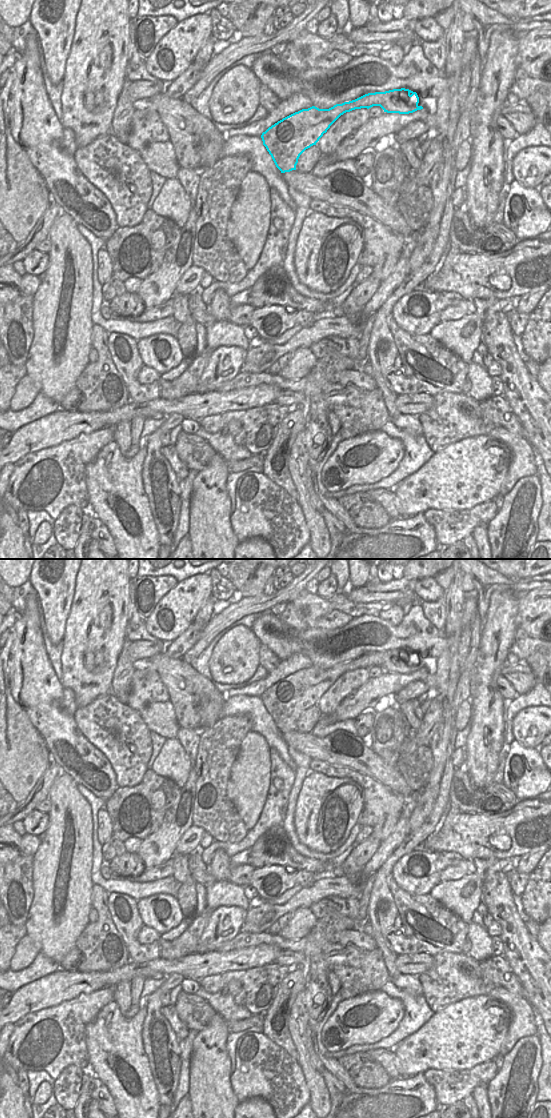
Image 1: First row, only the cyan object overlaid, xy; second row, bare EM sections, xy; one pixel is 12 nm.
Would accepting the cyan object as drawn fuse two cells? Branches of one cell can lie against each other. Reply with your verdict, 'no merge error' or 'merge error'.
merge error

